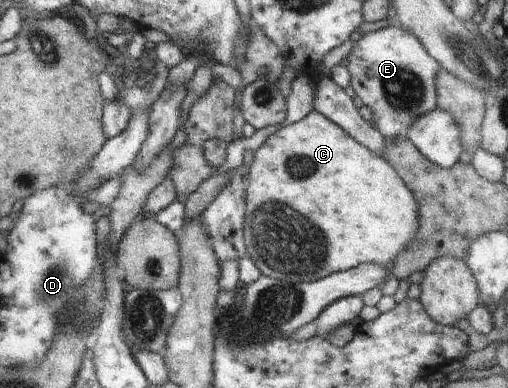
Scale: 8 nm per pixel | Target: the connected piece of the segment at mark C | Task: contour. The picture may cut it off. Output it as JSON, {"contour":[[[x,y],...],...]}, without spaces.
{"contour":[[[295,113],[292,124],[270,135],[253,152],[250,173],[245,178],[247,208],[243,238],[249,258],[262,276],[285,278],[296,284],[313,282],[362,264],[390,267],[398,252],[413,241],[418,208],[409,187],[382,156],[358,143],[322,114]]]}

